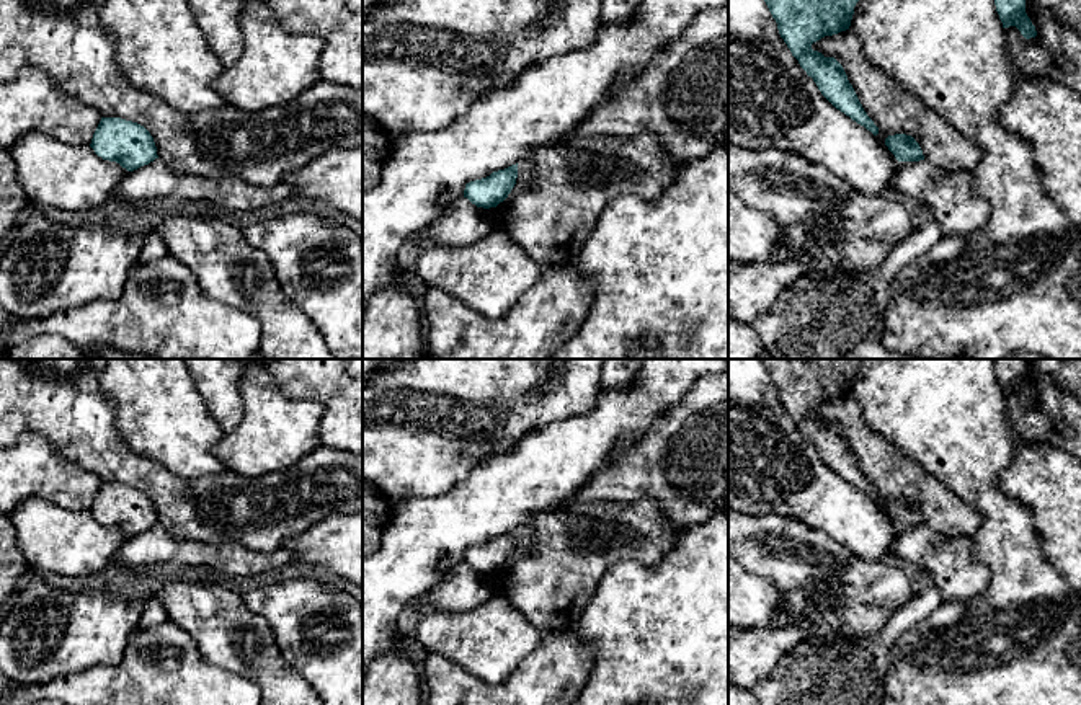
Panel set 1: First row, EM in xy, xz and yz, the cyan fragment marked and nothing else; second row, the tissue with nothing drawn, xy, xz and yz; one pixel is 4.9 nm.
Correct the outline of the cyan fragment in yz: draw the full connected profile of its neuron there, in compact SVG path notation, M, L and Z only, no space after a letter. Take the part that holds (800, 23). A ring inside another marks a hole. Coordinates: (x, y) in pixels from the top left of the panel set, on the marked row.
M764 0L777 29L792 55L799 60L800 67L813 78L821 95L841 113L849 116L857 124L864 126L874 135L879 127L864 111L843 65L834 57L825 57L821 52L813 51L812 44L825 36L833 36L849 29L854 15L854 7L859 0Z

